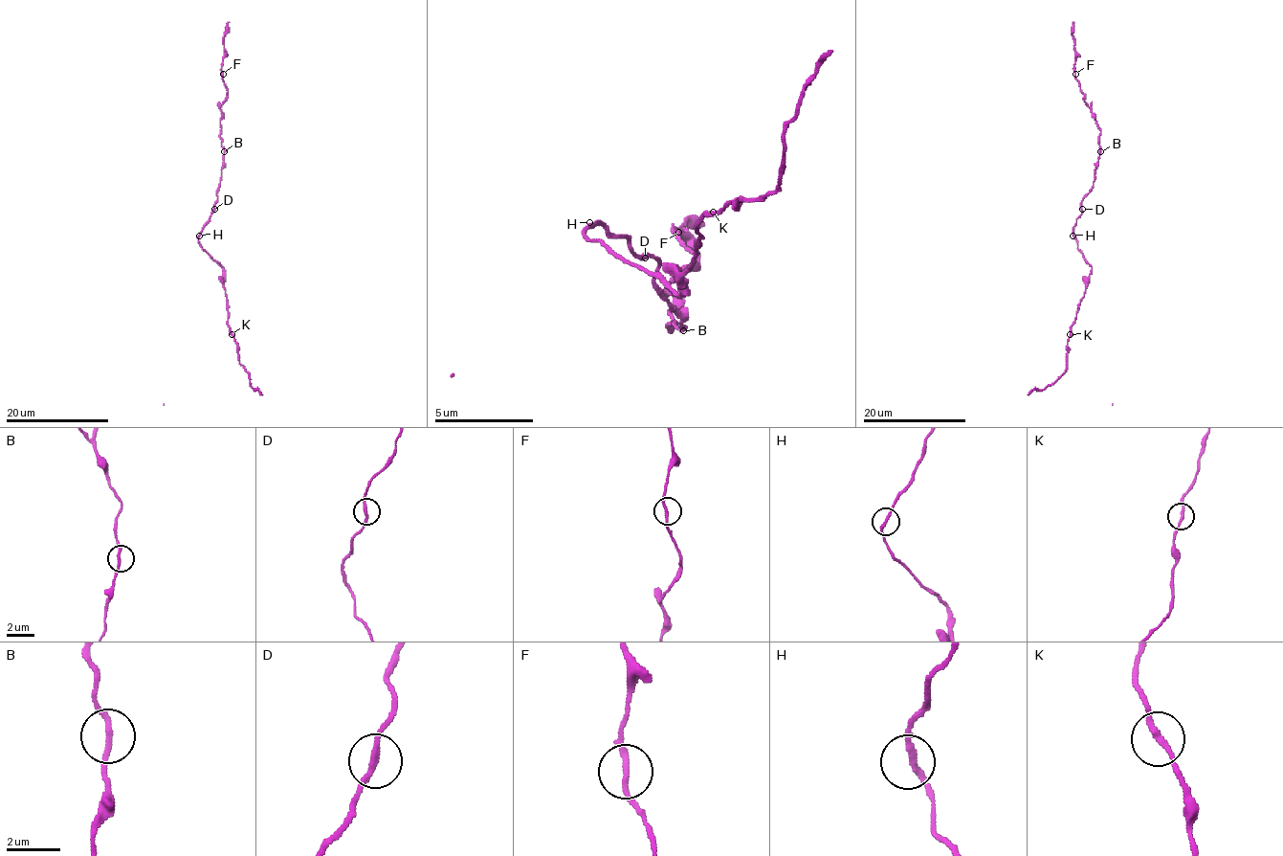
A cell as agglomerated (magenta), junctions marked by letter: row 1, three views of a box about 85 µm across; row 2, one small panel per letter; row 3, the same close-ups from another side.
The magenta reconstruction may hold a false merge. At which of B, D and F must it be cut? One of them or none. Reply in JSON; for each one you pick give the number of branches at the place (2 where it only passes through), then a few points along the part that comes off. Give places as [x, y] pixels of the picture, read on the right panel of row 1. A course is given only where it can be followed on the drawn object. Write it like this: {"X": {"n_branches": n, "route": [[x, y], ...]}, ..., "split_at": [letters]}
{"split_at": []}

